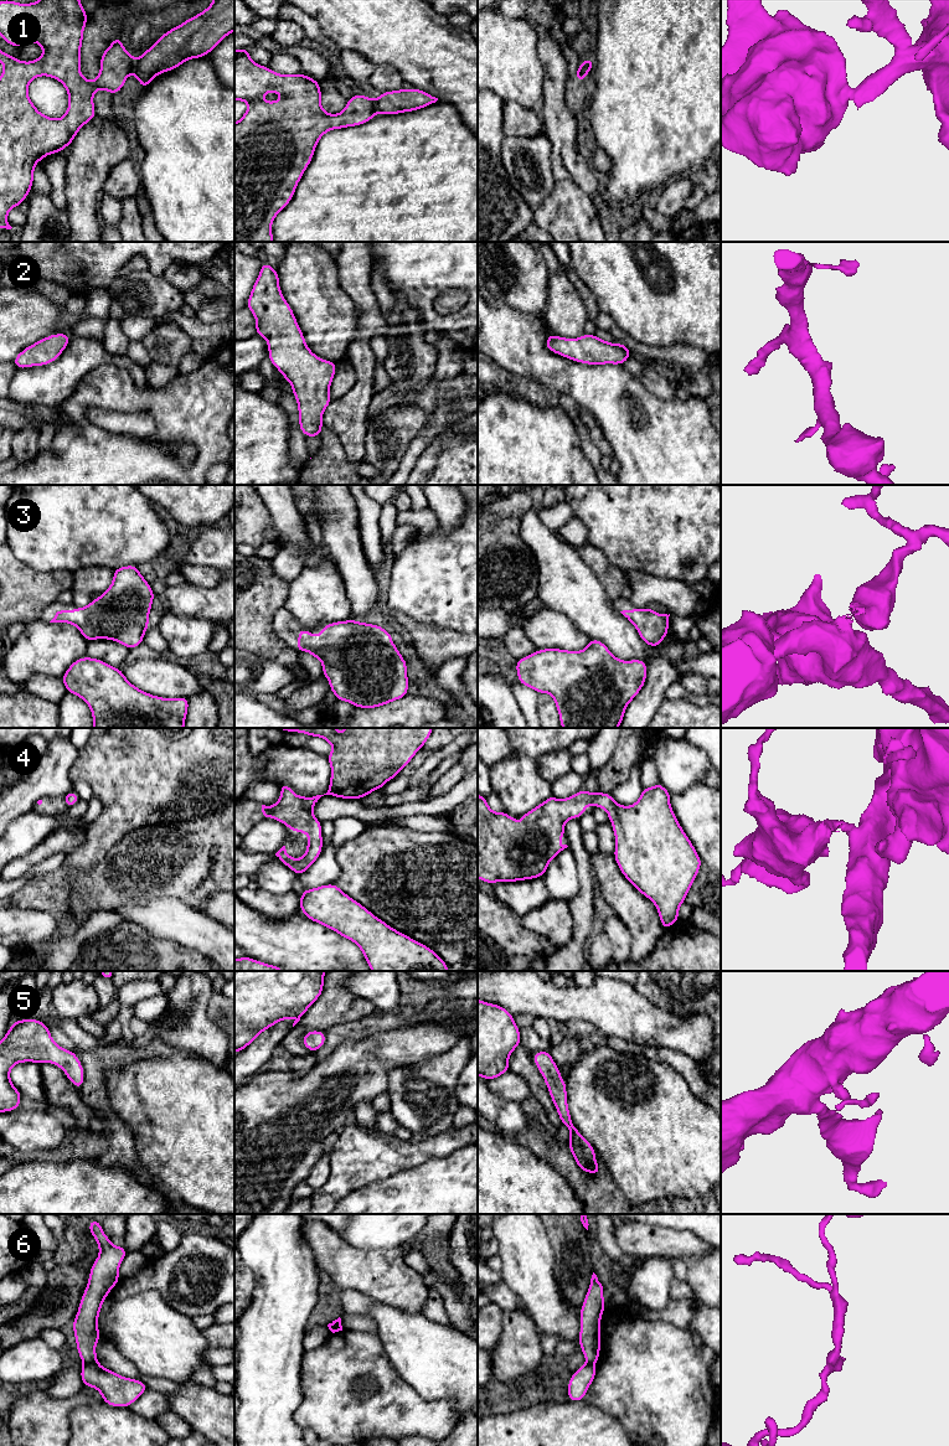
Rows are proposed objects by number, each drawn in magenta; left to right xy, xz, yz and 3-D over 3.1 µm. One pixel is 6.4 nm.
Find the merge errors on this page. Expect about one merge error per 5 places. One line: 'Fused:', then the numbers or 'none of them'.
Fused: 1, 6

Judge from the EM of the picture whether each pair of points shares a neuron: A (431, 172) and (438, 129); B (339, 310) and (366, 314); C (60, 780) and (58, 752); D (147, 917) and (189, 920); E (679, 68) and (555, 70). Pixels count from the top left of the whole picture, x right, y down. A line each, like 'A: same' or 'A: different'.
A: same
B: different
C: same
D: same
E: different

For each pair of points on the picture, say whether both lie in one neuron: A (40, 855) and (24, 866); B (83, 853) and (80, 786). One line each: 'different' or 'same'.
A: same
B: different

